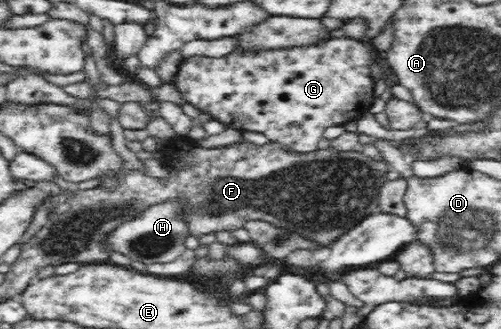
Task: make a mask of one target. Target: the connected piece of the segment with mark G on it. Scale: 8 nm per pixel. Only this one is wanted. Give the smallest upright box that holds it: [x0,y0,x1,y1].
[173,38,380,154]

